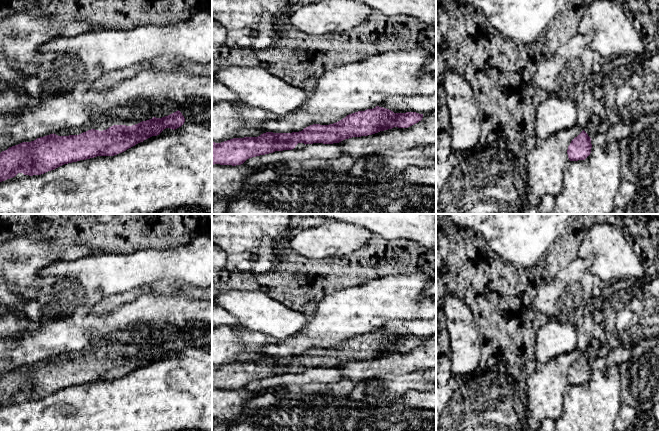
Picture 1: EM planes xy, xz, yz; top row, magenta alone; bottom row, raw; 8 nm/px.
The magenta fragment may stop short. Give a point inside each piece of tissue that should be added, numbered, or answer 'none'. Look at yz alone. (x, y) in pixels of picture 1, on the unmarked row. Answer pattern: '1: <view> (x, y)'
1: yz (590, 353)

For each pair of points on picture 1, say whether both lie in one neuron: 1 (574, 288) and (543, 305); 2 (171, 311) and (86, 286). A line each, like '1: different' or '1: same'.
1: same
2: different

